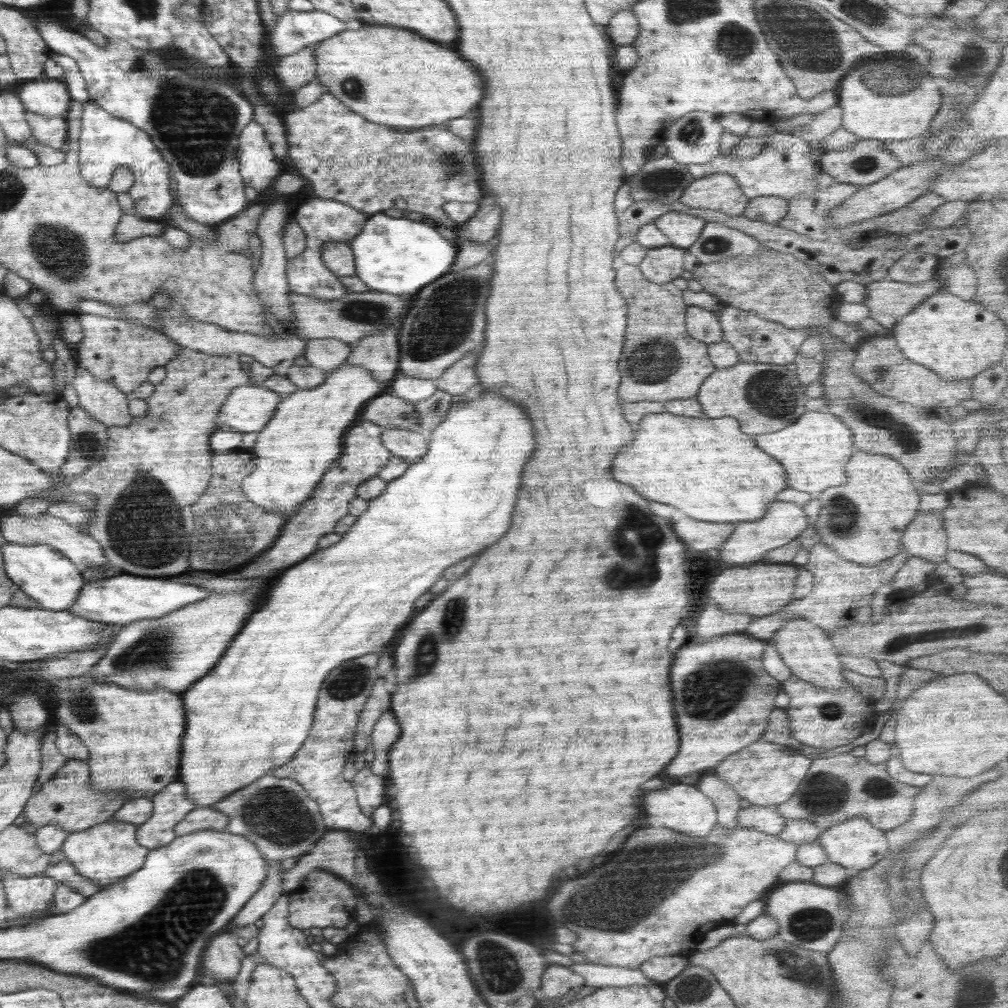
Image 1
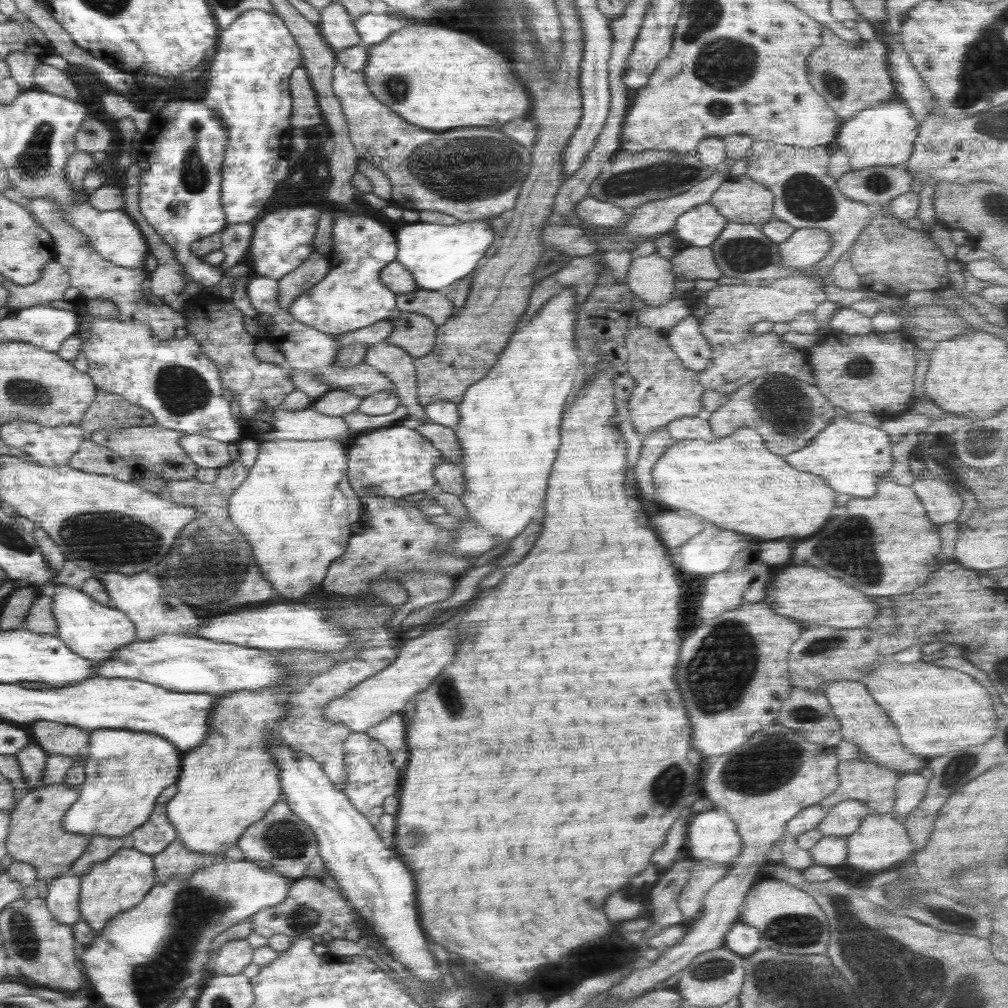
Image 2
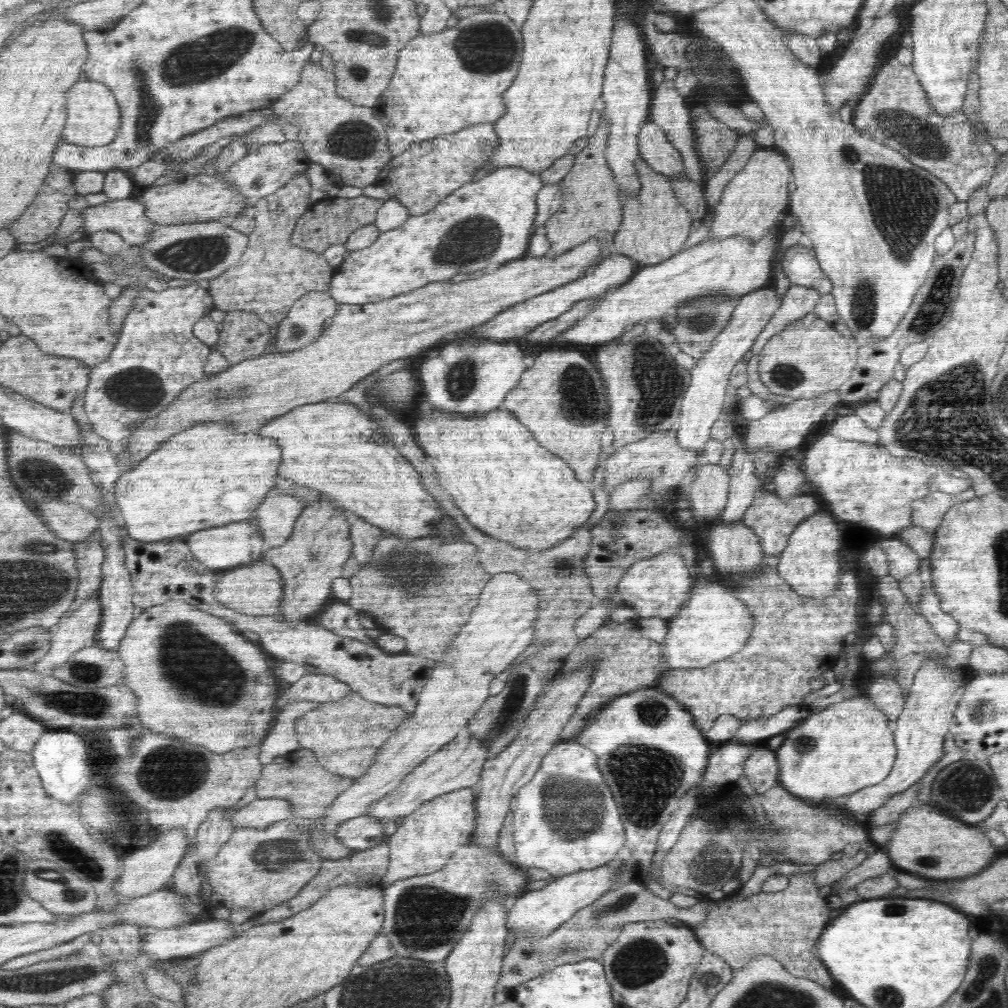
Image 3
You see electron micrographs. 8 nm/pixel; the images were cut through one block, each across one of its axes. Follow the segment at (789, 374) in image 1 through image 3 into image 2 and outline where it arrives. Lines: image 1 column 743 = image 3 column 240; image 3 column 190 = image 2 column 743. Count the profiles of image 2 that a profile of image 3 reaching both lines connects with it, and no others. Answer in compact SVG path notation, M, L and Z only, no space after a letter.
M769 374L756 377L735 390L726 404L711 412L707 421L716 438L730 436L739 428L751 428L764 439L770 452L786 456L804 448L836 416L834 405L815 384L793 376Z

